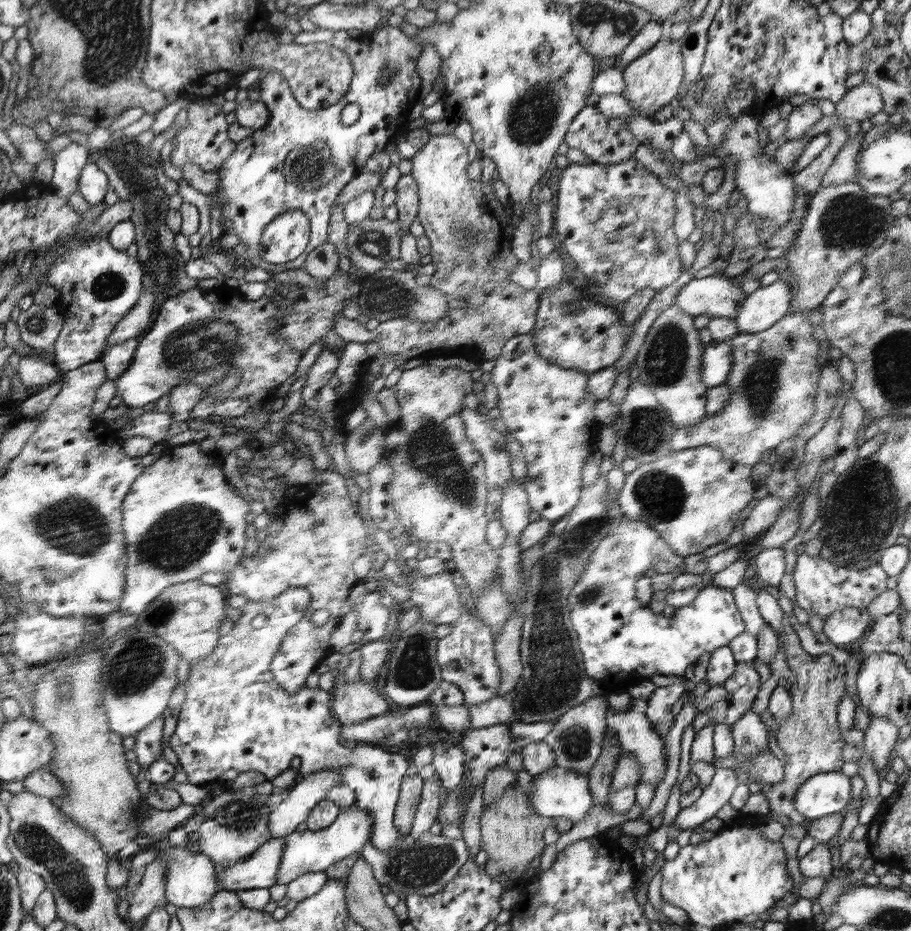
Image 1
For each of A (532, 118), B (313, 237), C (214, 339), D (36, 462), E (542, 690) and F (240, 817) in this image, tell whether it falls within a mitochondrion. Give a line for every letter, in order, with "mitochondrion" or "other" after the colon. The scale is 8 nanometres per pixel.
A: mitochondrion
B: other
C: mitochondrion
D: other
E: mitochondrion
F: mitochondrion

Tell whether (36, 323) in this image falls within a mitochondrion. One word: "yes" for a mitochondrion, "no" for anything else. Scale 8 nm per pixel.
yes

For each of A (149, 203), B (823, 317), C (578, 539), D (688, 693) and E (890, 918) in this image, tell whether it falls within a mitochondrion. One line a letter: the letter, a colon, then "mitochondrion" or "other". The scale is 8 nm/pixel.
A: mitochondrion
B: other
C: mitochondrion
D: other
E: mitochondrion

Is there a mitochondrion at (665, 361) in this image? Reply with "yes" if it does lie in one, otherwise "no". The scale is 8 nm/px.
yes

